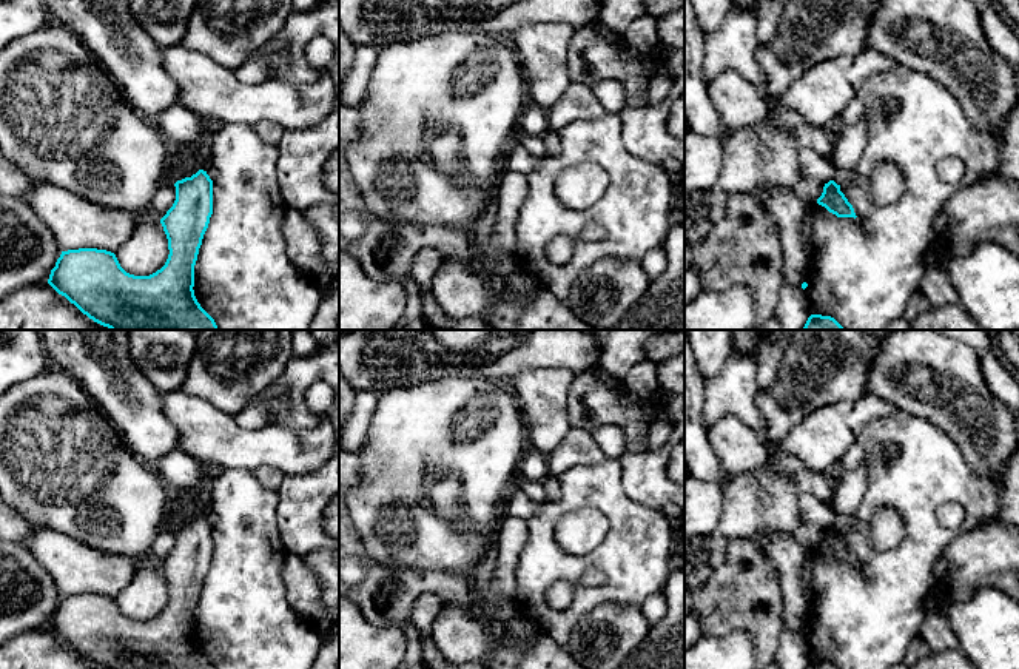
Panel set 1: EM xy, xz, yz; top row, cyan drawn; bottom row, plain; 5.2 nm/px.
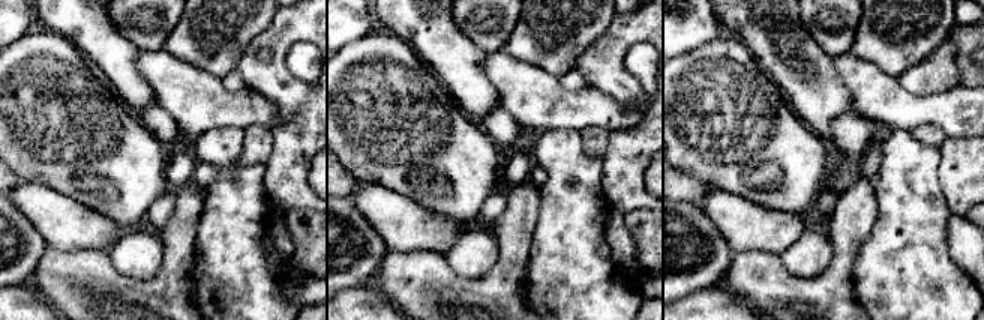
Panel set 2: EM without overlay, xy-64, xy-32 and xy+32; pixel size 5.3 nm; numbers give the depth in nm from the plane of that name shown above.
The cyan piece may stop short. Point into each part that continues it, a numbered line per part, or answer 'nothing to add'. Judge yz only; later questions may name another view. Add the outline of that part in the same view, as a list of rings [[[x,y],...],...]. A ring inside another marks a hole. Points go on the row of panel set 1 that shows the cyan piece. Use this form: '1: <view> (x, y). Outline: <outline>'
nothing to add

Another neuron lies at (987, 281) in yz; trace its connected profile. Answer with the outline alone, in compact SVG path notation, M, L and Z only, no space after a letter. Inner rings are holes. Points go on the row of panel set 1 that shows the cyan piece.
M982 242L965 257L951 257L948 277L959 304L985 330L1019 330L1019 257L1001 244Z

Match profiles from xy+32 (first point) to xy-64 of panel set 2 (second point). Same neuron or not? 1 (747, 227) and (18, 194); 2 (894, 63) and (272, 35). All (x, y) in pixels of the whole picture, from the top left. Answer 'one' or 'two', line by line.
1: one
2: two

